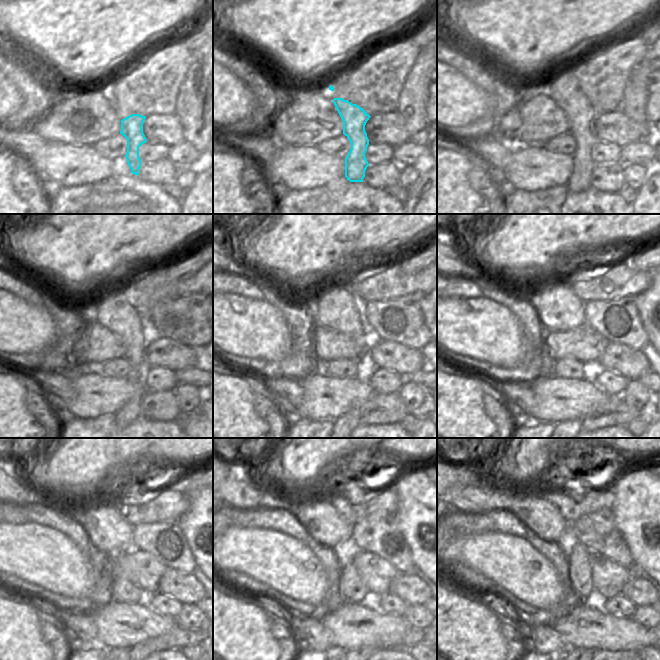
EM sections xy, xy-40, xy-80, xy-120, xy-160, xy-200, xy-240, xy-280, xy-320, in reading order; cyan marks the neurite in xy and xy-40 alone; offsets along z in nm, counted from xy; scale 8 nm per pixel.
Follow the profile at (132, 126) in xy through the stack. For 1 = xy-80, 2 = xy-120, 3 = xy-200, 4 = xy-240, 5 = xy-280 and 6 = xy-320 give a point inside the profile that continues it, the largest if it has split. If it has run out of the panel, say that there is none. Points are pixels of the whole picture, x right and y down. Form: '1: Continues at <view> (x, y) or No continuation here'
1: Continues at xy-80 (564, 88)
2: Continues at xy-120 (113, 311)
3: Continues at xy-200 (557, 307)
4: Continues at xy-240 (108, 532)
5: Continues at xy-280 (322, 522)
6: Continues at xy-320 (541, 517)

